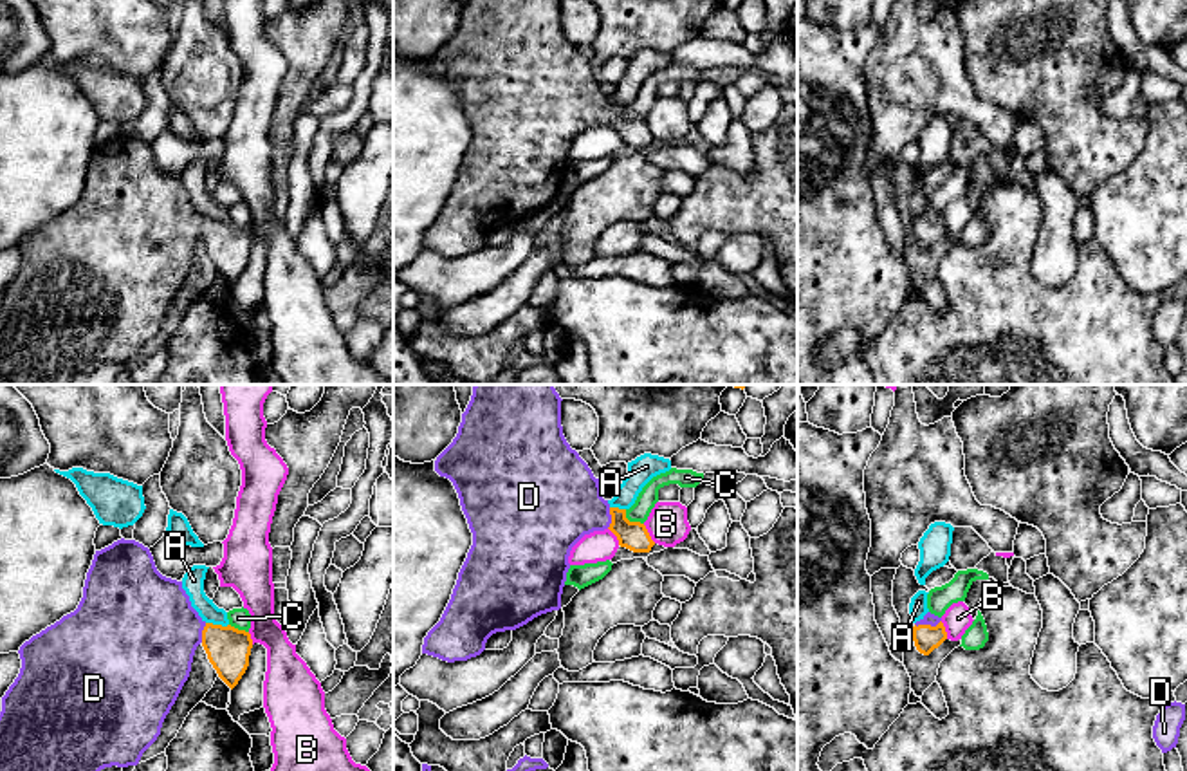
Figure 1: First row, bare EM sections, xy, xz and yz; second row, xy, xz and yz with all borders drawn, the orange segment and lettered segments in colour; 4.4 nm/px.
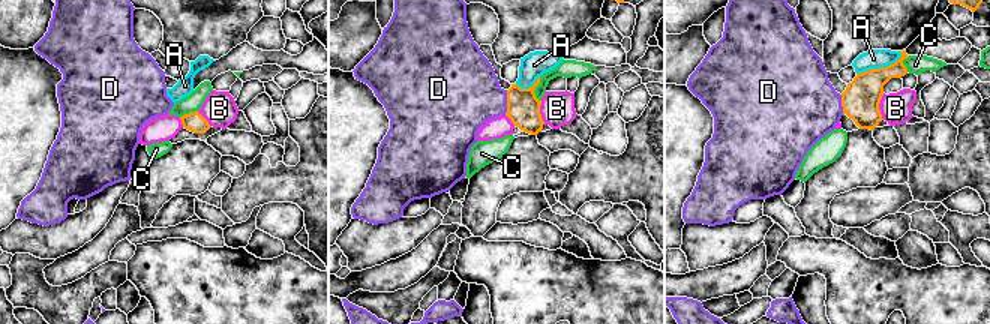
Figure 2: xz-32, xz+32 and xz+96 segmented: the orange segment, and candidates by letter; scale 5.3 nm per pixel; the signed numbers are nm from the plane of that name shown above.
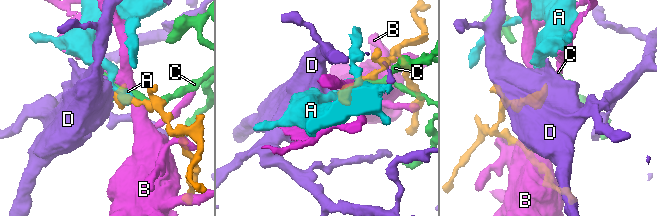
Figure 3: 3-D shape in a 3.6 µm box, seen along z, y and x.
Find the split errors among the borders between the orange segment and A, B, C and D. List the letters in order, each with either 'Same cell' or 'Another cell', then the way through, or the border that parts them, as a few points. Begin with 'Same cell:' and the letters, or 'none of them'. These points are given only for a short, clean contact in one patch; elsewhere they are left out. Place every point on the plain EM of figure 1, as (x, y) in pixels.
Same cell: D
A: Another cell. Boundary: xy (206, 217), (228, 221)
B: Another cell
C: Another cell
D: Same cell. Path across: yz (926, 233), (928, 221), (929, 213)

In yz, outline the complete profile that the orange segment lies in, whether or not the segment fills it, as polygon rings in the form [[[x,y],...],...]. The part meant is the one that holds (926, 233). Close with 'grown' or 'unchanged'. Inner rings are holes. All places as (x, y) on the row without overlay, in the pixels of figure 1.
[[[927,208],[920,217],[913,222],[913,237],[920,249],[929,251],[934,244],[938,244],[947,235],[945,222],[942,213]]] | grown

